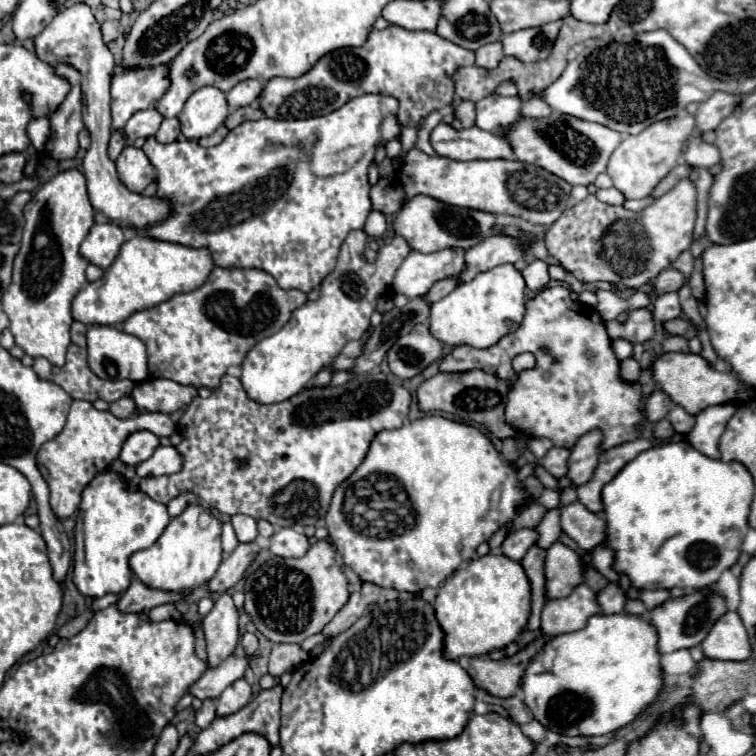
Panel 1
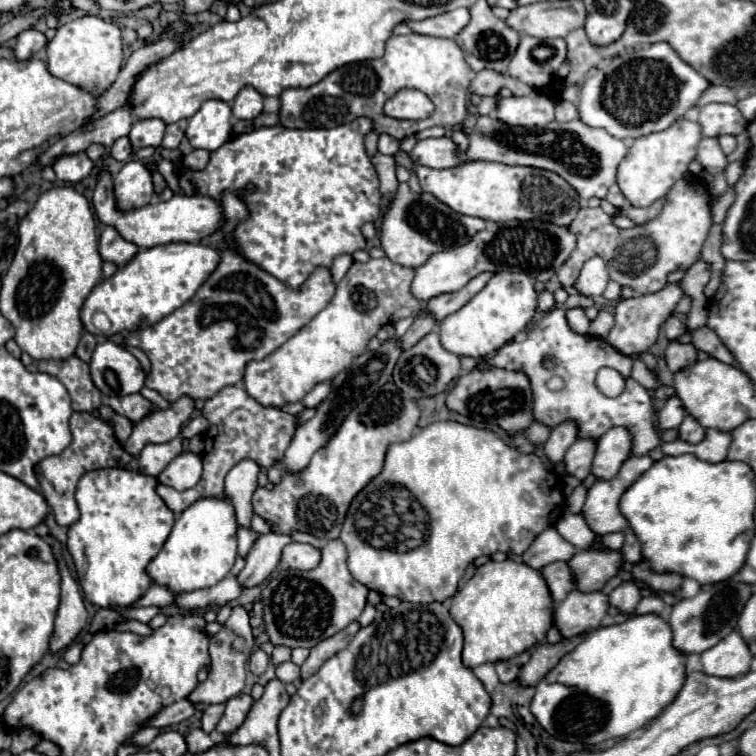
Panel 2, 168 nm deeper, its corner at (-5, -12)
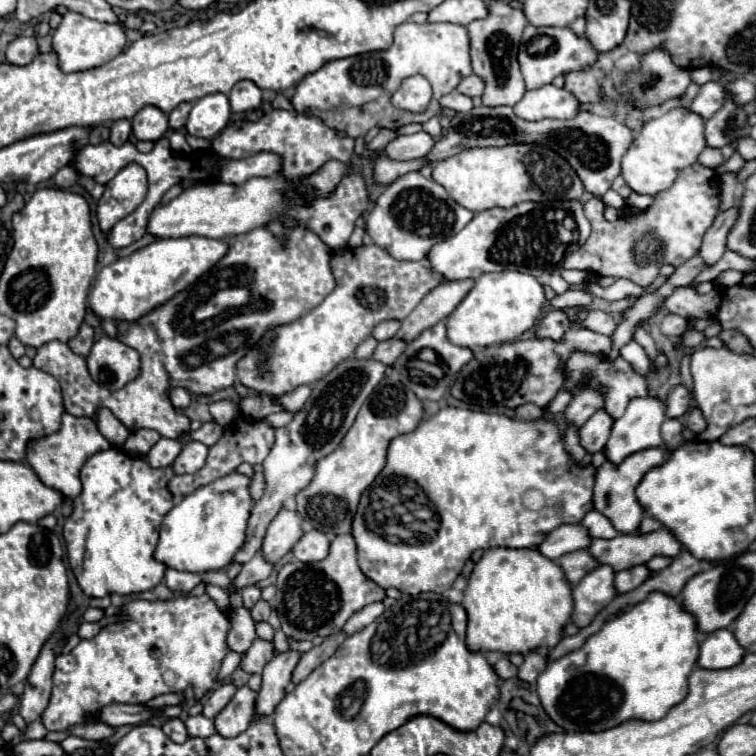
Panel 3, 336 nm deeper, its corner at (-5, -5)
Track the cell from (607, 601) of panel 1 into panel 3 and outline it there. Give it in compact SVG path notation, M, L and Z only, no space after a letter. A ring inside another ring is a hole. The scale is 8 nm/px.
M635 565L631 569L619 571L615 573L615 589L619 595L623 593L631 593L633 589L637 589L645 579L649 577L649 569L645 565Z

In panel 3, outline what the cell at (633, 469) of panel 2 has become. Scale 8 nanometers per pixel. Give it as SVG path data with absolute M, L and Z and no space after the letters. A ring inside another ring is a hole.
M643 449L637 451L633 455L629 455L625 461L621 461L619 465L613 465L609 461L605 461L597 473L595 473L595 487L593 487L593 505L597 511L601 511L605 517L609 517L609 521L613 523L613 527L619 533L635 533L639 527L639 521L643 517L643 509L635 499L635 487L639 485L639 481L643 479L643 475L651 469L657 467L665 461L665 451L663 449Z

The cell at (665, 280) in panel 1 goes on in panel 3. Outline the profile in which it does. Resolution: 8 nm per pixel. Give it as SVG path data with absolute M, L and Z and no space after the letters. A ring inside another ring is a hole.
M733 207L729 211L723 211L715 217L713 225L707 229L705 237L703 237L703 245L699 249L699 257L705 261L705 265L715 265L723 253L725 253L725 239L727 239L727 231L731 229L731 225L737 219L739 209Z

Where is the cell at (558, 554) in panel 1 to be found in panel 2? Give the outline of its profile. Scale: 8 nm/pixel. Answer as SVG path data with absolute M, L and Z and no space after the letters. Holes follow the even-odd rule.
M581 550L571 560L569 566L575 572L577 588L583 592L601 590L621 568L623 556L619 550Z

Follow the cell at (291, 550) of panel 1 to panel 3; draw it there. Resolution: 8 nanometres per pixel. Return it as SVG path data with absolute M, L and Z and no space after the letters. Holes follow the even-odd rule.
M309 531L305 533L297 545L293 545L291 549L293 557L297 561L303 561L303 563L313 563L313 561L321 561L327 557L329 553L329 541L323 533L319 531Z

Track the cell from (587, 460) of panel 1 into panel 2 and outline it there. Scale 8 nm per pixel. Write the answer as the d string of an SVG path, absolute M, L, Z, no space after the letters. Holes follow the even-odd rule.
M615 426L605 432L597 442L597 452L593 458L591 472L601 480L611 480L621 464L631 456L633 438L625 426Z

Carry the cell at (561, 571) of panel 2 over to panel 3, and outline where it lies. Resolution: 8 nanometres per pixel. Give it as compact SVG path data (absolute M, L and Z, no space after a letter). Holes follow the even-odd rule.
M573 551L573 553L565 553L563 557L557 559L557 565L563 569L565 579L571 585L577 585L589 571L593 571L599 563L585 551Z

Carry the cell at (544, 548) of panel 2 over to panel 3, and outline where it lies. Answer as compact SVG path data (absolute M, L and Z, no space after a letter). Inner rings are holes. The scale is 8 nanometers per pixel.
M579 523L559 525L557 529L553 529L553 533L549 533L549 537L545 537L545 541L537 549L547 559L557 559L565 553L587 549L589 543L591 543L591 537L587 535L587 529L583 525Z

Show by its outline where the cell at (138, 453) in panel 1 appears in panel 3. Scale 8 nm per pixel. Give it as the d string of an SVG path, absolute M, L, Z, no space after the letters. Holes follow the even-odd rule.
M161 437L153 445L153 449L147 453L147 461L153 467L169 467L175 461L175 457L179 455L179 451L181 451L181 443L177 439Z

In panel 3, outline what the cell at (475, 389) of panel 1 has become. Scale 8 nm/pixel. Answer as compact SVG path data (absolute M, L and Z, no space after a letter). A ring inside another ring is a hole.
M569 329L563 337L563 343L555 343L551 339L527 339L485 347L483 351L475 353L473 359L459 371L451 387L451 395L473 407L505 405L509 409L517 409L525 403L545 407L563 385L563 359L567 359L575 349L607 355L611 349L611 339L589 329Z

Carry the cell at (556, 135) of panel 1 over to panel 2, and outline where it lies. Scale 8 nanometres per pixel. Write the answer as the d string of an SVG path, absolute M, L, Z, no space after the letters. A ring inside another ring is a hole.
M477 116L473 124L463 126L463 134L469 140L465 152L467 160L493 160L503 164L521 164L557 172L561 178L577 190L585 200L605 198L609 186L615 182L617 166L627 154L627 144L601 128L591 128L581 120L549 122L545 128L509 126L495 116Z

